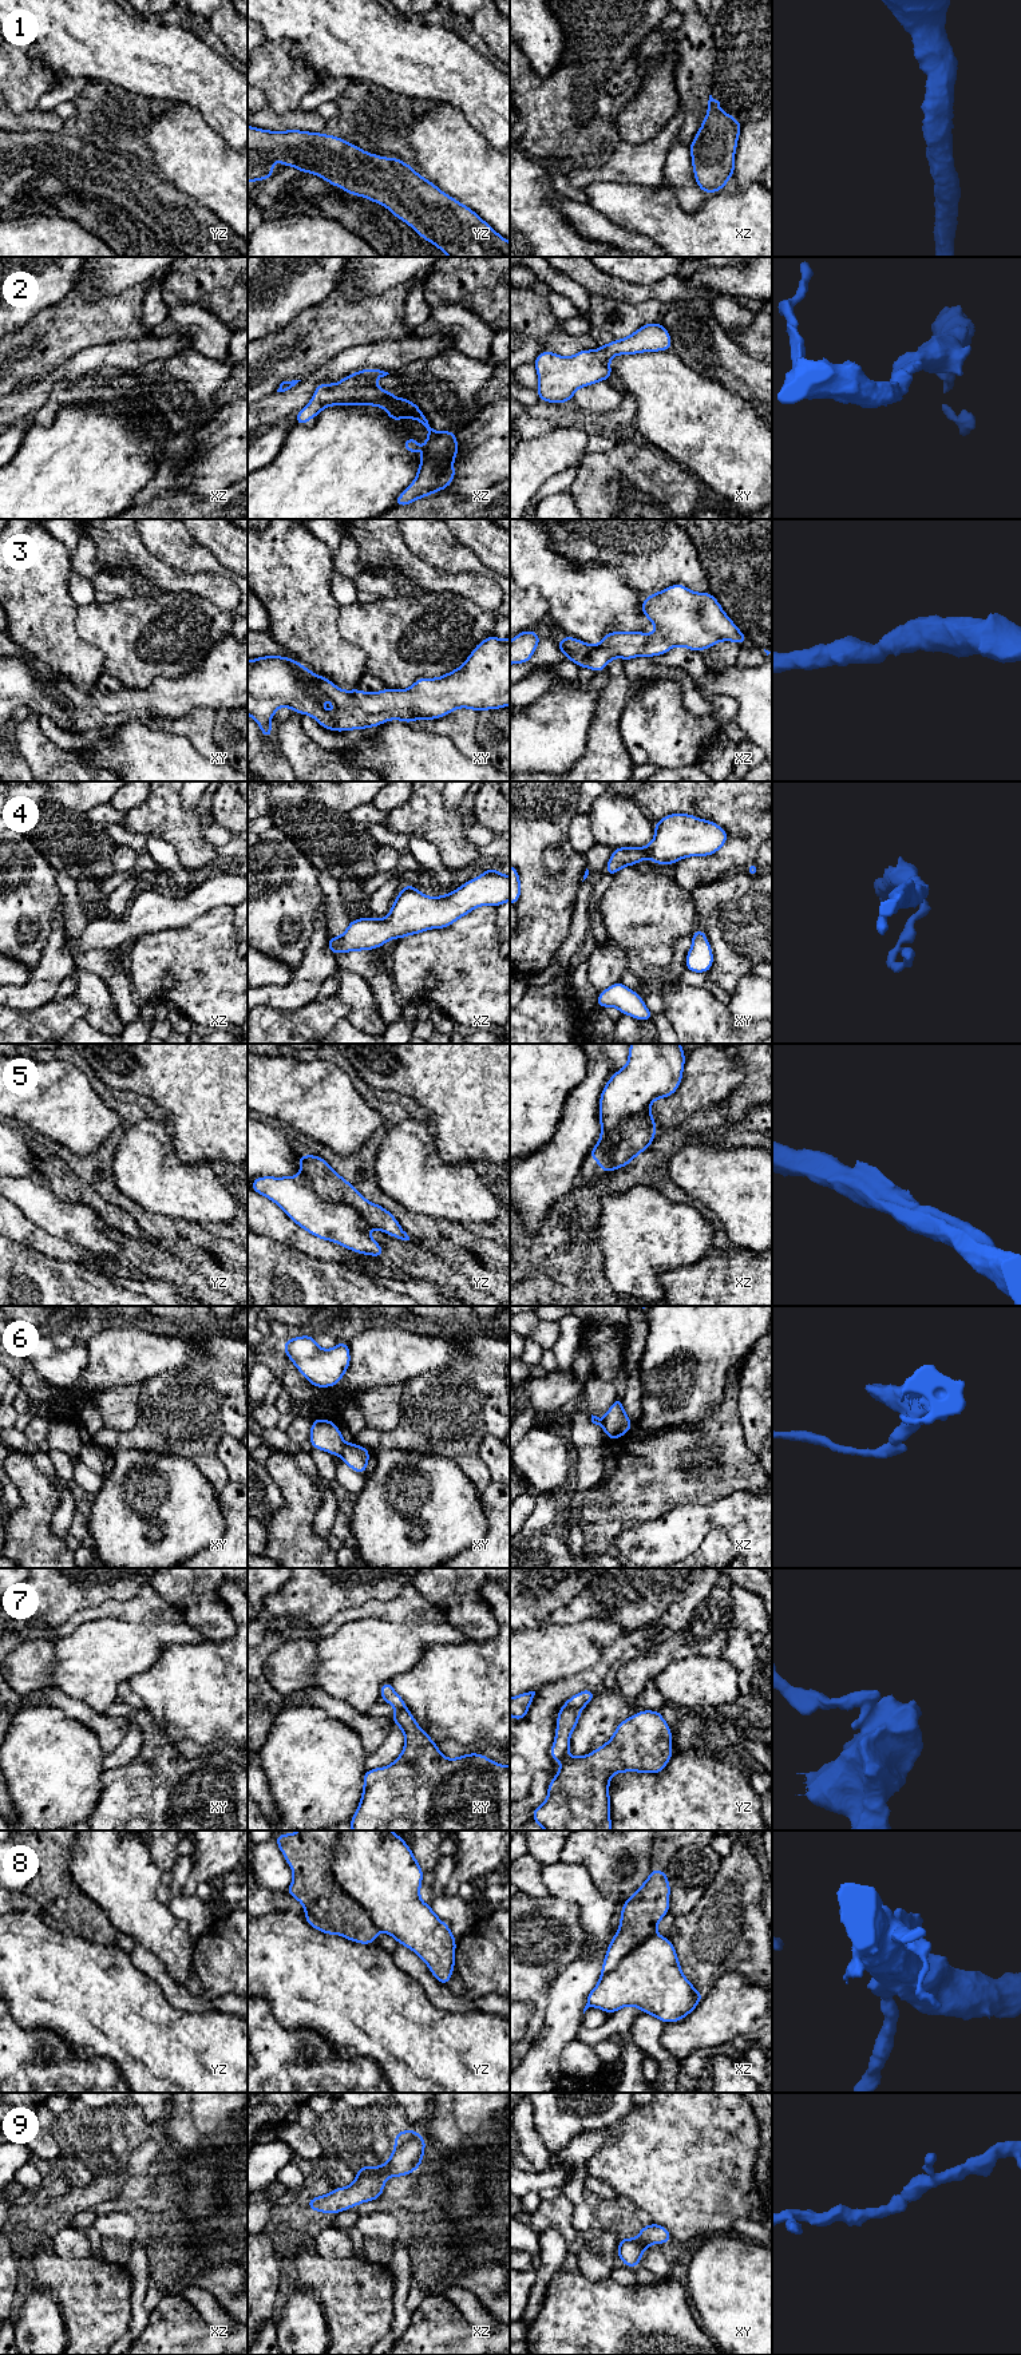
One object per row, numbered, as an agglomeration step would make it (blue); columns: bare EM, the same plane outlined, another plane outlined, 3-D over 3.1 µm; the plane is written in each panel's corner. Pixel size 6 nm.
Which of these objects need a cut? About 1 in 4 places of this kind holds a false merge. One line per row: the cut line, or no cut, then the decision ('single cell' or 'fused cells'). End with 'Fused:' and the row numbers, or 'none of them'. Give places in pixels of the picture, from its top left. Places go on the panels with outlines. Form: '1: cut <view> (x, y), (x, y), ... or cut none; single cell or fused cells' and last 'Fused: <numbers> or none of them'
1: cut none; single cell
2: cut none; single cell
3: cut none; single cell
4: cut none; single cell
5: cut yz (301, 1175), (323, 1199), (352, 1206), (369, 1226); fused cells
6: cut xy (345, 1444), (339, 1455); fused cells
7: cut yz (580, 1709), (565, 1708), (562, 1710); fused cells
8: cut yz (337, 1831), (332, 1845), (333, 1877), (367, 1912), (378, 1930); fused cells
9: cut none; single cell
Fused: 5, 6, 7, 8

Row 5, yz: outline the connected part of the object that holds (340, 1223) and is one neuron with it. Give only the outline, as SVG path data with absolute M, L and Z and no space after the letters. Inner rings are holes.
M261 1176L249 1187L274 1202L297 1226L351 1251L384 1258L383 1247L368 1235L368 1224L356 1208L322 1200L302 1176Z

